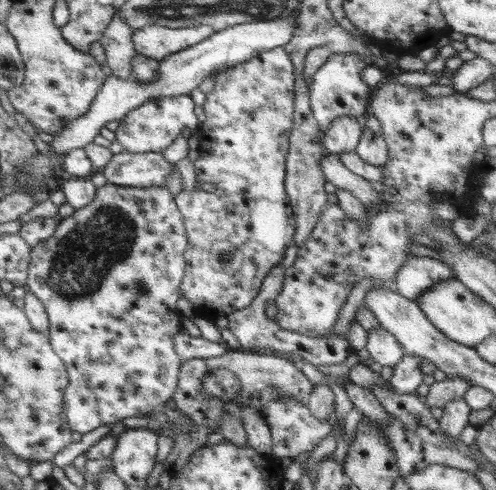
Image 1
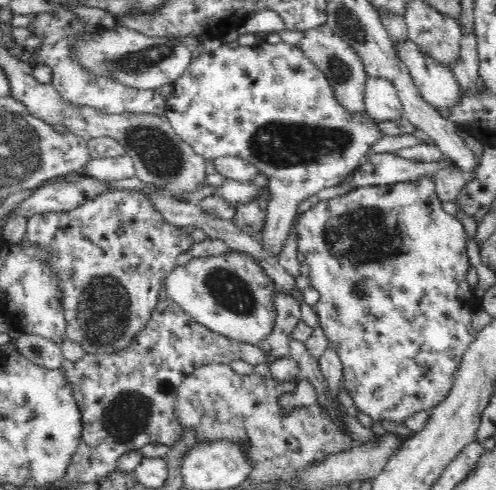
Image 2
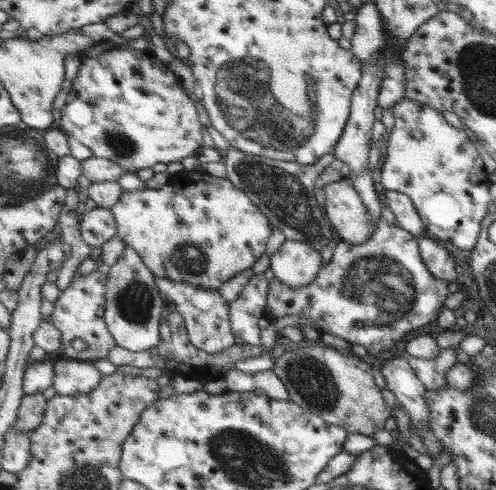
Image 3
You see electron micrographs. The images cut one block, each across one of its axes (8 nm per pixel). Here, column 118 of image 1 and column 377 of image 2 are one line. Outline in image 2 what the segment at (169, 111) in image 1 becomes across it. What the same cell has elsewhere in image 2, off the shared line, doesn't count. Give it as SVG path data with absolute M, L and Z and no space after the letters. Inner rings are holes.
M218 38L204 44L206 50L194 58L174 82L174 92L166 104L166 118L170 120L174 134L178 134L196 156L212 162L226 156L242 158L248 164L256 164L264 176L272 178L268 184L272 202L268 204L262 246L278 256L284 248L298 204L304 198L316 198L324 188L334 188L346 182L366 160L366 152L378 144L384 134L364 120L364 114L352 116L350 112L344 112L334 98L328 76L306 56L300 44L268 44L264 38L258 38L254 46L238 48L222 44Z

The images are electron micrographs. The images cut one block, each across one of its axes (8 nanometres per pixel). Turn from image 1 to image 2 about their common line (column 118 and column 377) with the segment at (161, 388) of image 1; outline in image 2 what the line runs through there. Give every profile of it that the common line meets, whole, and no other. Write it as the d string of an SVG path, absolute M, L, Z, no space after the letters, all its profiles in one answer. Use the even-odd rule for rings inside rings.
M420 180L420 182L398 182L394 186L360 186L354 188L354 192L330 198L330 200L318 200L308 212L300 216L300 226L298 226L298 246L300 252L306 258L306 264L310 266L310 282L312 286L320 292L318 300L312 306L312 310L318 314L318 326L324 334L324 338L336 346L340 360L342 360L342 376L340 376L340 392L348 392L360 412L370 416L374 424L386 426L392 430L394 426L402 426L402 422L408 422L410 416L416 416L416 412L426 410L430 412L438 402L442 402L454 382L454 372L456 366L466 350L466 346L476 338L476 330L472 326L472 314L480 310L480 300L476 300L476 294L470 290L468 274L472 270L470 258L468 258L468 236L464 232L462 222L456 216L450 216L442 208L442 200L436 194L436 184L434 180Z

